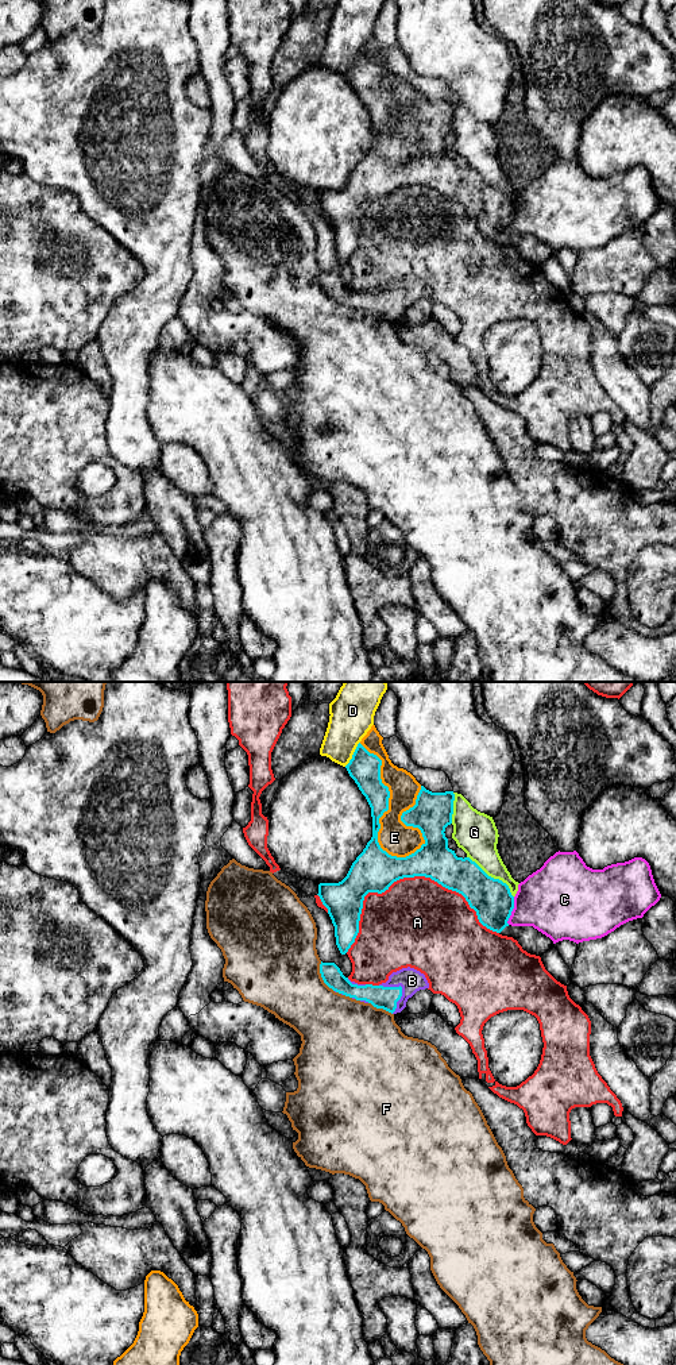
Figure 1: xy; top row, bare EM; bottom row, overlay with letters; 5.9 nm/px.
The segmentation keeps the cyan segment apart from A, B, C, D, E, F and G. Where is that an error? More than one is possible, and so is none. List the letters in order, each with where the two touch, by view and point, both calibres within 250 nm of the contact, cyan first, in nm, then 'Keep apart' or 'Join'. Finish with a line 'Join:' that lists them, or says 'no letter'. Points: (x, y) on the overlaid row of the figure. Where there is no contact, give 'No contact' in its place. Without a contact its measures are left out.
A: Touches cyan at xy (408, 876). Thickness 260 nm (cyan) against 480 nm. Keep apart
B: Touches cyan at xy (401, 990). Thickness 140 nm (cyan) against 140 nm. Join
C: Touches cyan at xy (512, 910). Thickness 240 nm (cyan) against 400 nm. Keep apart
D: Touches cyan at xy (354, 754). Thickness 190 nm (cyan) against 260 nm. Keep apart
E: Touches cyan at xy (387, 805). Thickness 200 nm (cyan) against 200 nm. Keep apart
F: Touches cyan at xy (321, 976). Thickness 120 nm (cyan) against 460 nm. Keep apart
G: Touches cyan at xy (493, 878). Thickness 240 nm (cyan) against 220 nm. Keep apart
Join: B

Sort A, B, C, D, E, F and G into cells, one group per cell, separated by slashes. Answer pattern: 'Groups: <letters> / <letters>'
Groups: A / B / C / D / E / F / G

